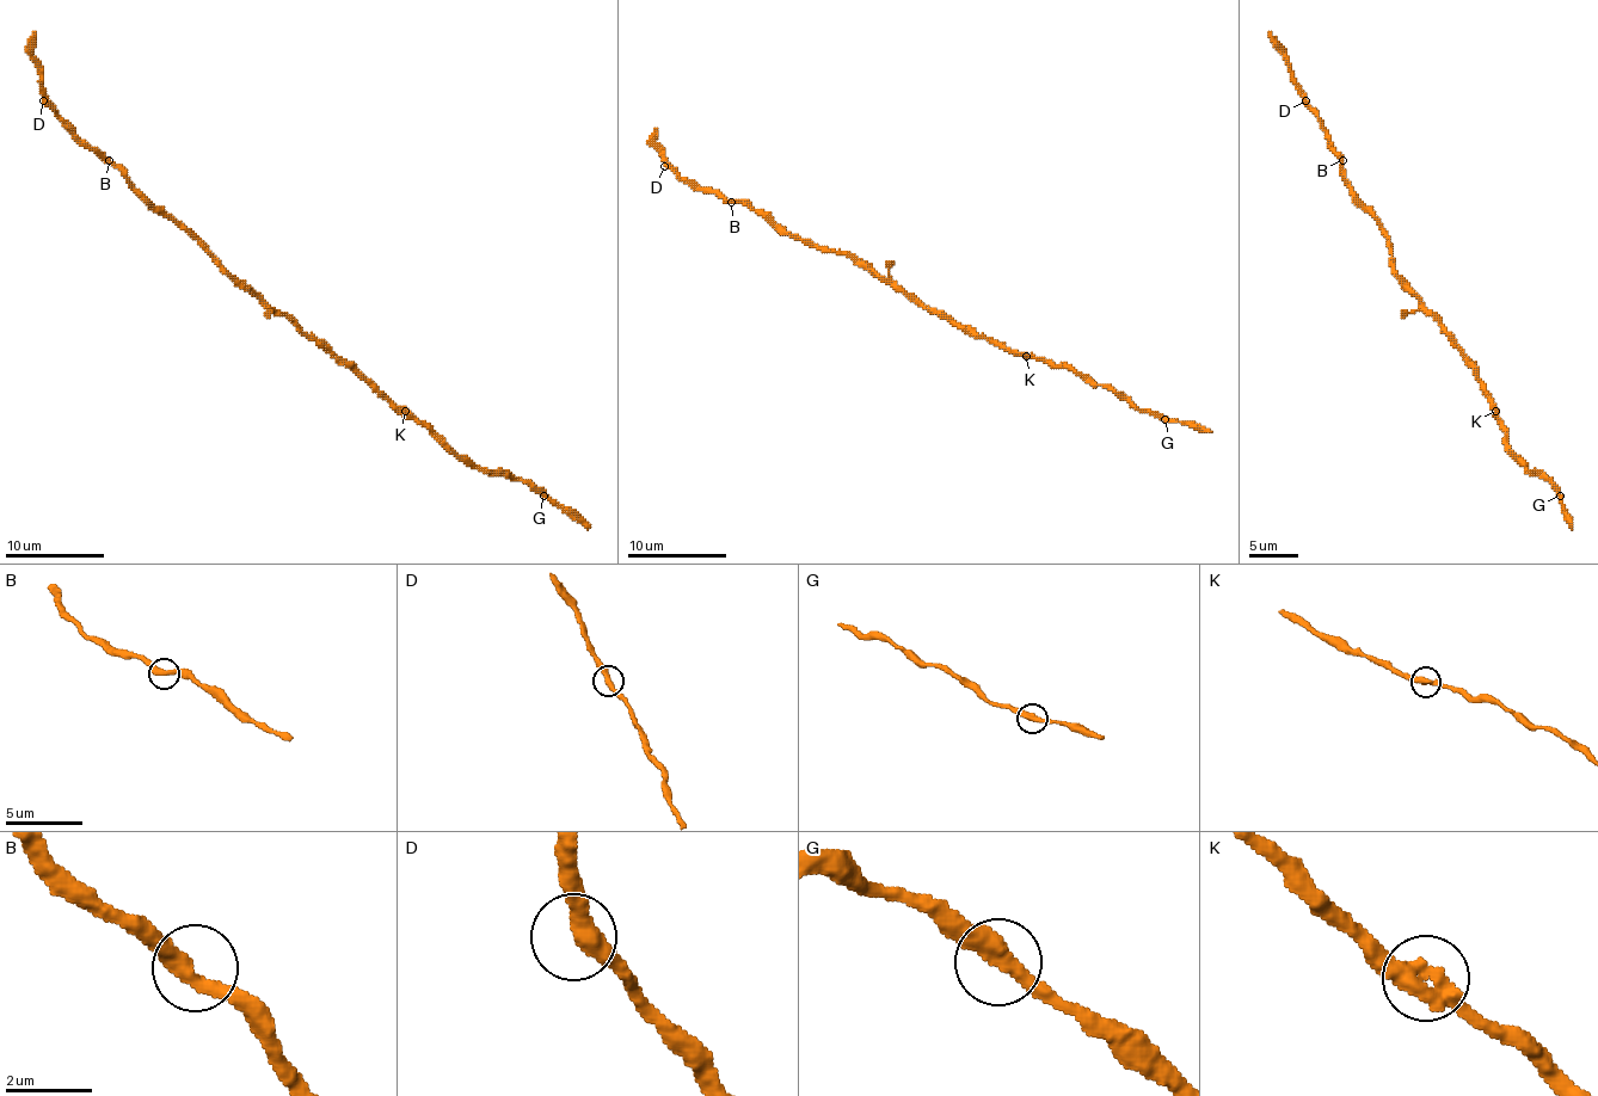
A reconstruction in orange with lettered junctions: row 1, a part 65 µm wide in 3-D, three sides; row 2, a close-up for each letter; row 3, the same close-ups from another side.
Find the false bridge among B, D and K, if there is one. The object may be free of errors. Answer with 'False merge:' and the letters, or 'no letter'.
False merge: no letter

